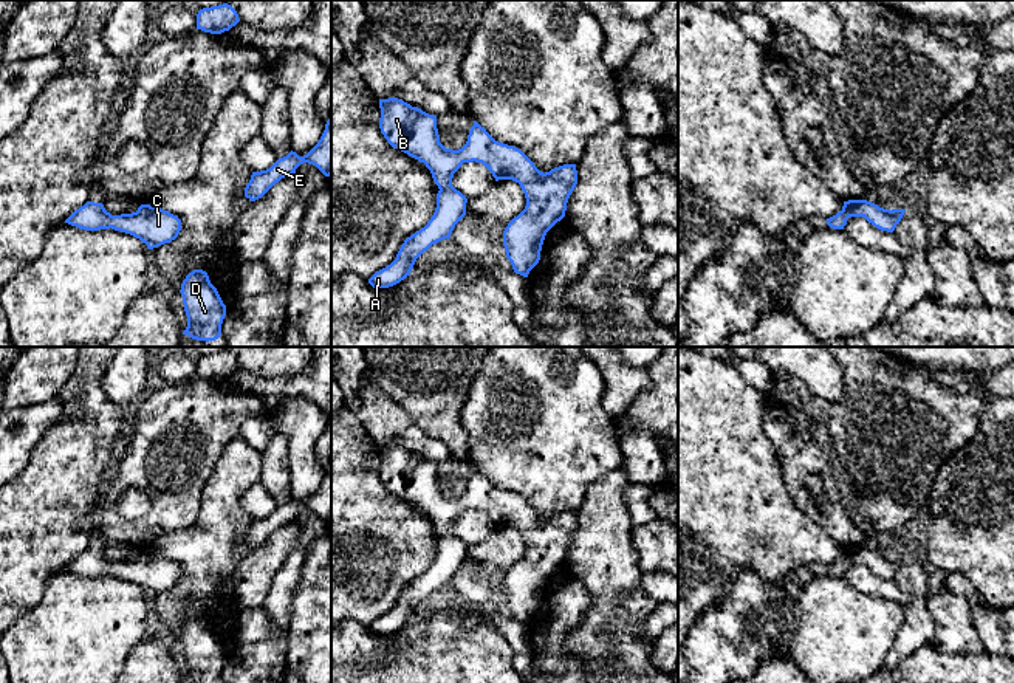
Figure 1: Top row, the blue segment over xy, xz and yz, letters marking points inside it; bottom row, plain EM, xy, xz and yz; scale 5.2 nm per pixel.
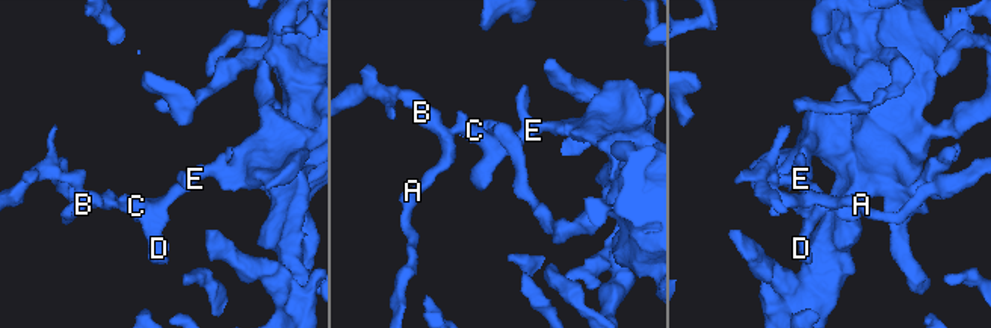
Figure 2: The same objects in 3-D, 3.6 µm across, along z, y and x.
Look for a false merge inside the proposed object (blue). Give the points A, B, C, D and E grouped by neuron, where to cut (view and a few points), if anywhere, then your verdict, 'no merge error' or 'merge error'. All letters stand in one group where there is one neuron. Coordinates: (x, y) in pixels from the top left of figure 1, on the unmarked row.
groups A B C D E; cut none; no merge error

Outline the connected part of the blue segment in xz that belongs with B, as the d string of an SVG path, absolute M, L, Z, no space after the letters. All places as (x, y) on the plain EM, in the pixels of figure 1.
M398 444L379 446L379 455L379 475L387 489L420 510L424 510L440 537L437 541L435 559L427 571L407 584L401 592L396 606L385 615L376 618L368 626L368 630L373 635L389 635L399 630L410 623L416 606L424 598L444 585L450 585L455 571L466 562L468 550L468 545L452 533L452 525L463 510L472 508L481 510L492 520L495 528L512 527L519 530L525 541L526 553L505 575L503 593L514 620L528 624L529 618L540 607L546 579L565 564L568 545L577 531L576 511L564 511L543 520L520 496L495 488L486 475L475 468L469 477L468 488L461 496L446 496L440 489L437 463L429 462L418 454L412 454Z

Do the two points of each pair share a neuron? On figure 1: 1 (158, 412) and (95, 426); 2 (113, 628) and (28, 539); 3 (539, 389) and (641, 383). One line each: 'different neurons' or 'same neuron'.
1: different neurons
2: different neurons
3: different neurons

